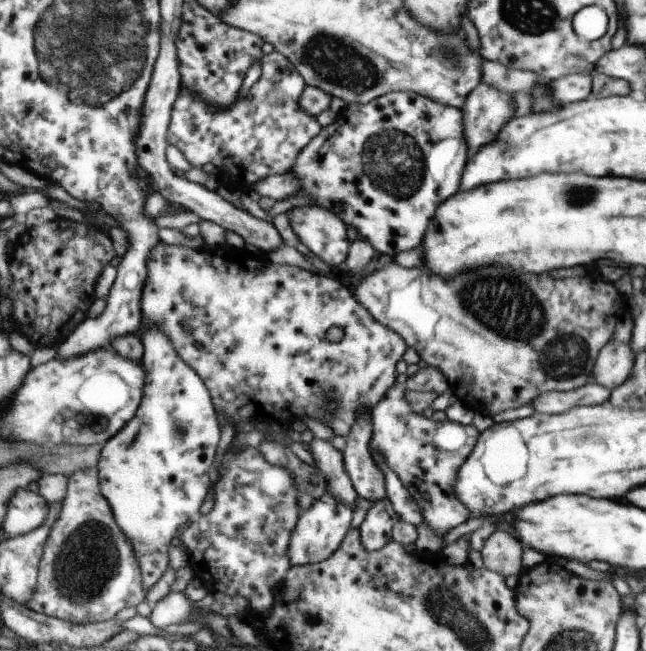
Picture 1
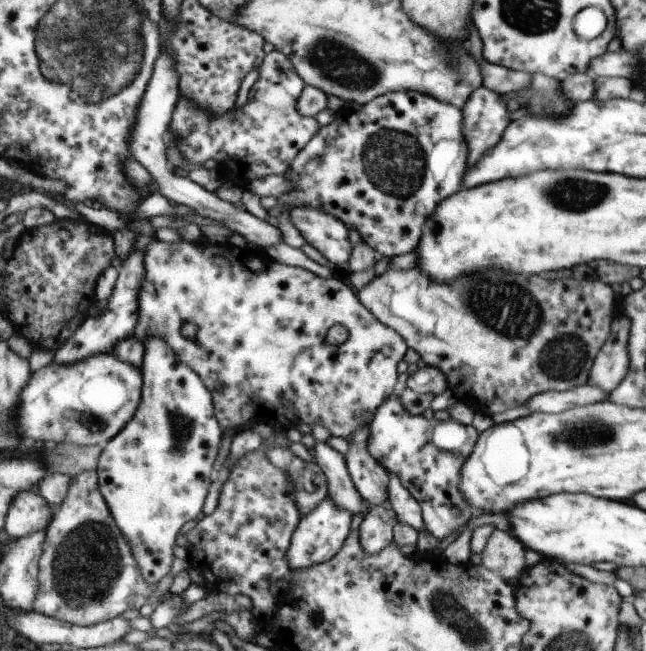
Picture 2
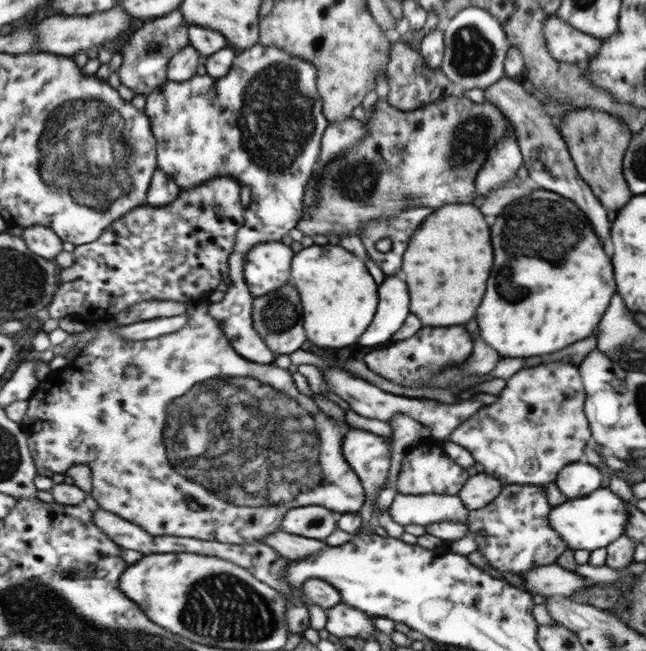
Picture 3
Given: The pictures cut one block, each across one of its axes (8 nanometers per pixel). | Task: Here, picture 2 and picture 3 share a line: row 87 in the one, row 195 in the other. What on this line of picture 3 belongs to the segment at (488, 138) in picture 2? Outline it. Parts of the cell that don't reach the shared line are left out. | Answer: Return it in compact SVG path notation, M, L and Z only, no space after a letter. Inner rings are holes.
M511 129L505 131L504 138L487 150L487 161L476 175L476 196L473 204L481 204L485 193L501 187L505 181L513 179L521 164L524 164L516 136Z

